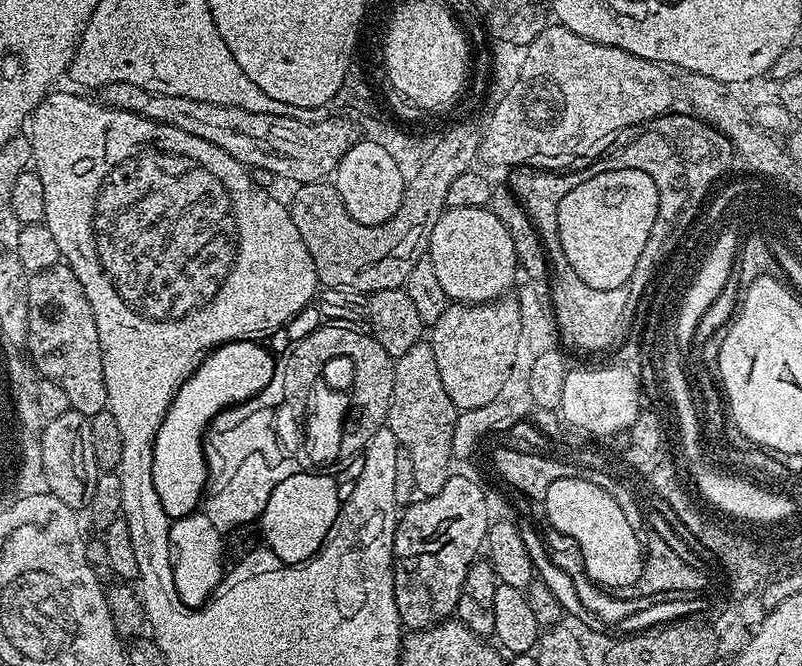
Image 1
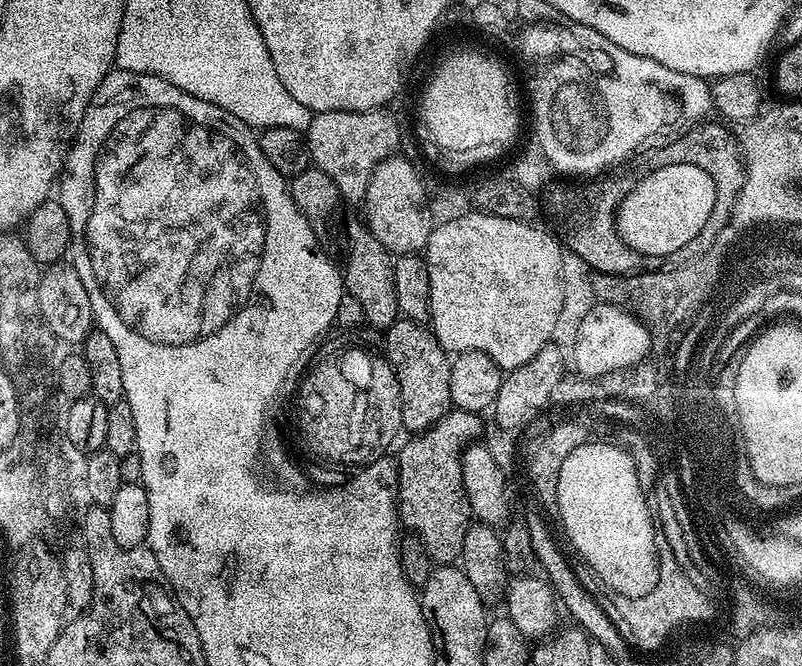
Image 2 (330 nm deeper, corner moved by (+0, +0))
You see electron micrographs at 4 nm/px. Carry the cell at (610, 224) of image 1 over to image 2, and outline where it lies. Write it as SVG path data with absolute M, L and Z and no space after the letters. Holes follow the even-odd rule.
M663 166L629 189L616 214L619 236L641 257L672 256L703 233L715 198L714 178L698 166Z

